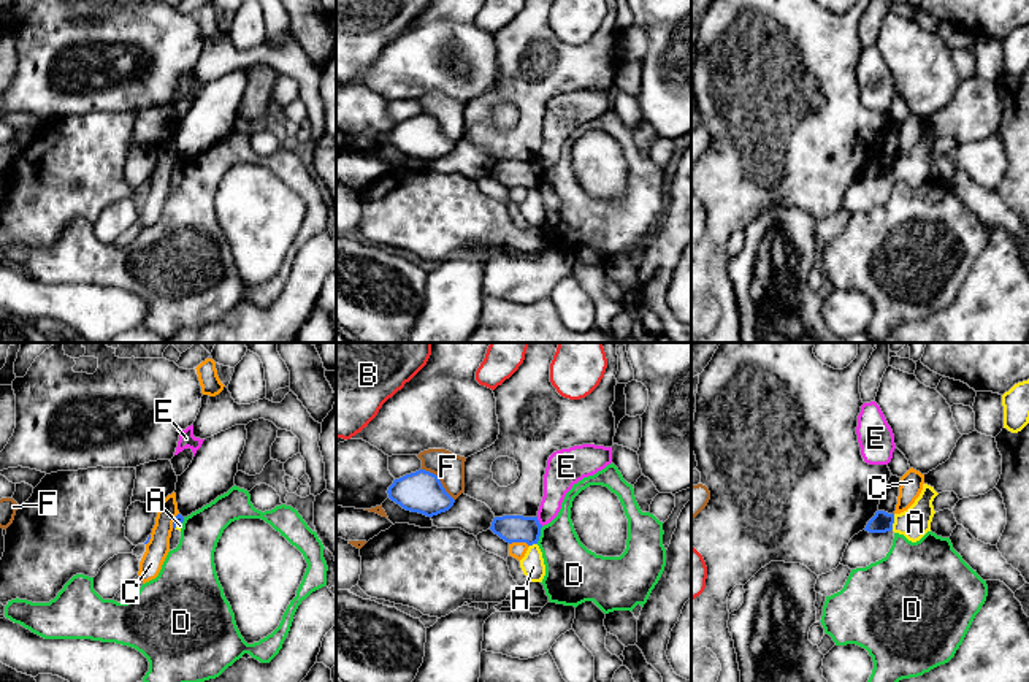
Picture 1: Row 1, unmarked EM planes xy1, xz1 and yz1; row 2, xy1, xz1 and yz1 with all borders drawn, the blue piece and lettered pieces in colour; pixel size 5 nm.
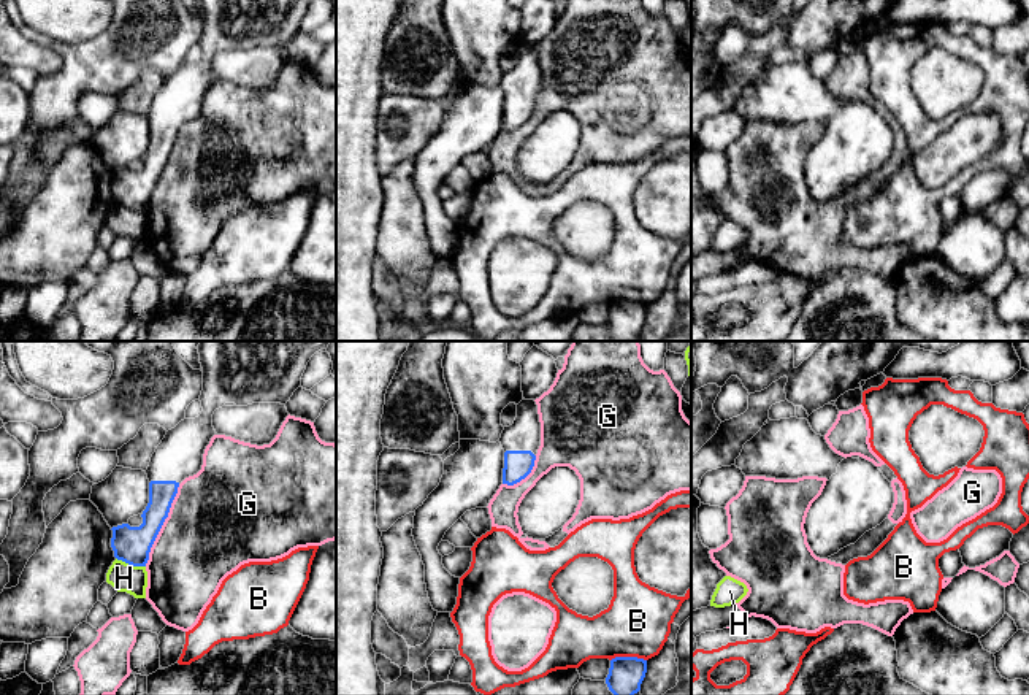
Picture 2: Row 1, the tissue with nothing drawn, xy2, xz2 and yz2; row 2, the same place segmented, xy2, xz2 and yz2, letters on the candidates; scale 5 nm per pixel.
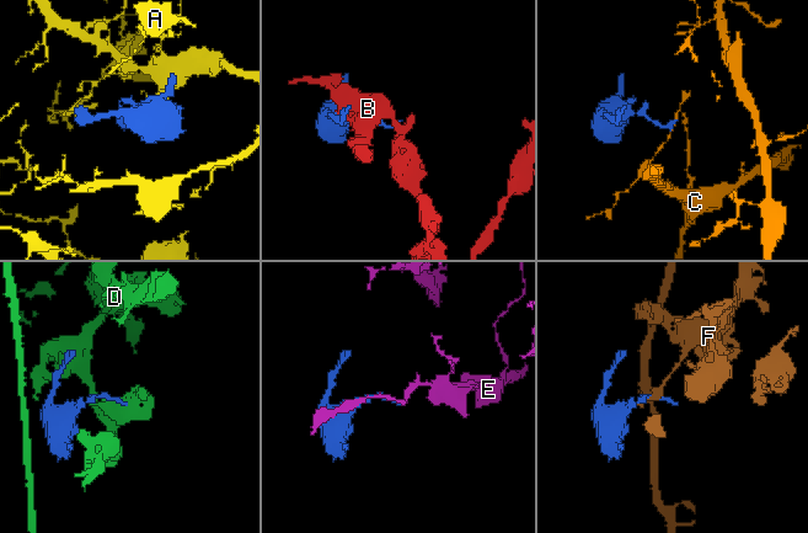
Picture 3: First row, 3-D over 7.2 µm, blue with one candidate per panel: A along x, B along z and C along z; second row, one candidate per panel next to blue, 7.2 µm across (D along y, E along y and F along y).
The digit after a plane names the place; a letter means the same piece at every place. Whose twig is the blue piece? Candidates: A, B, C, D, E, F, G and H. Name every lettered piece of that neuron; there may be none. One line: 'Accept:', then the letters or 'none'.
Accept: none

